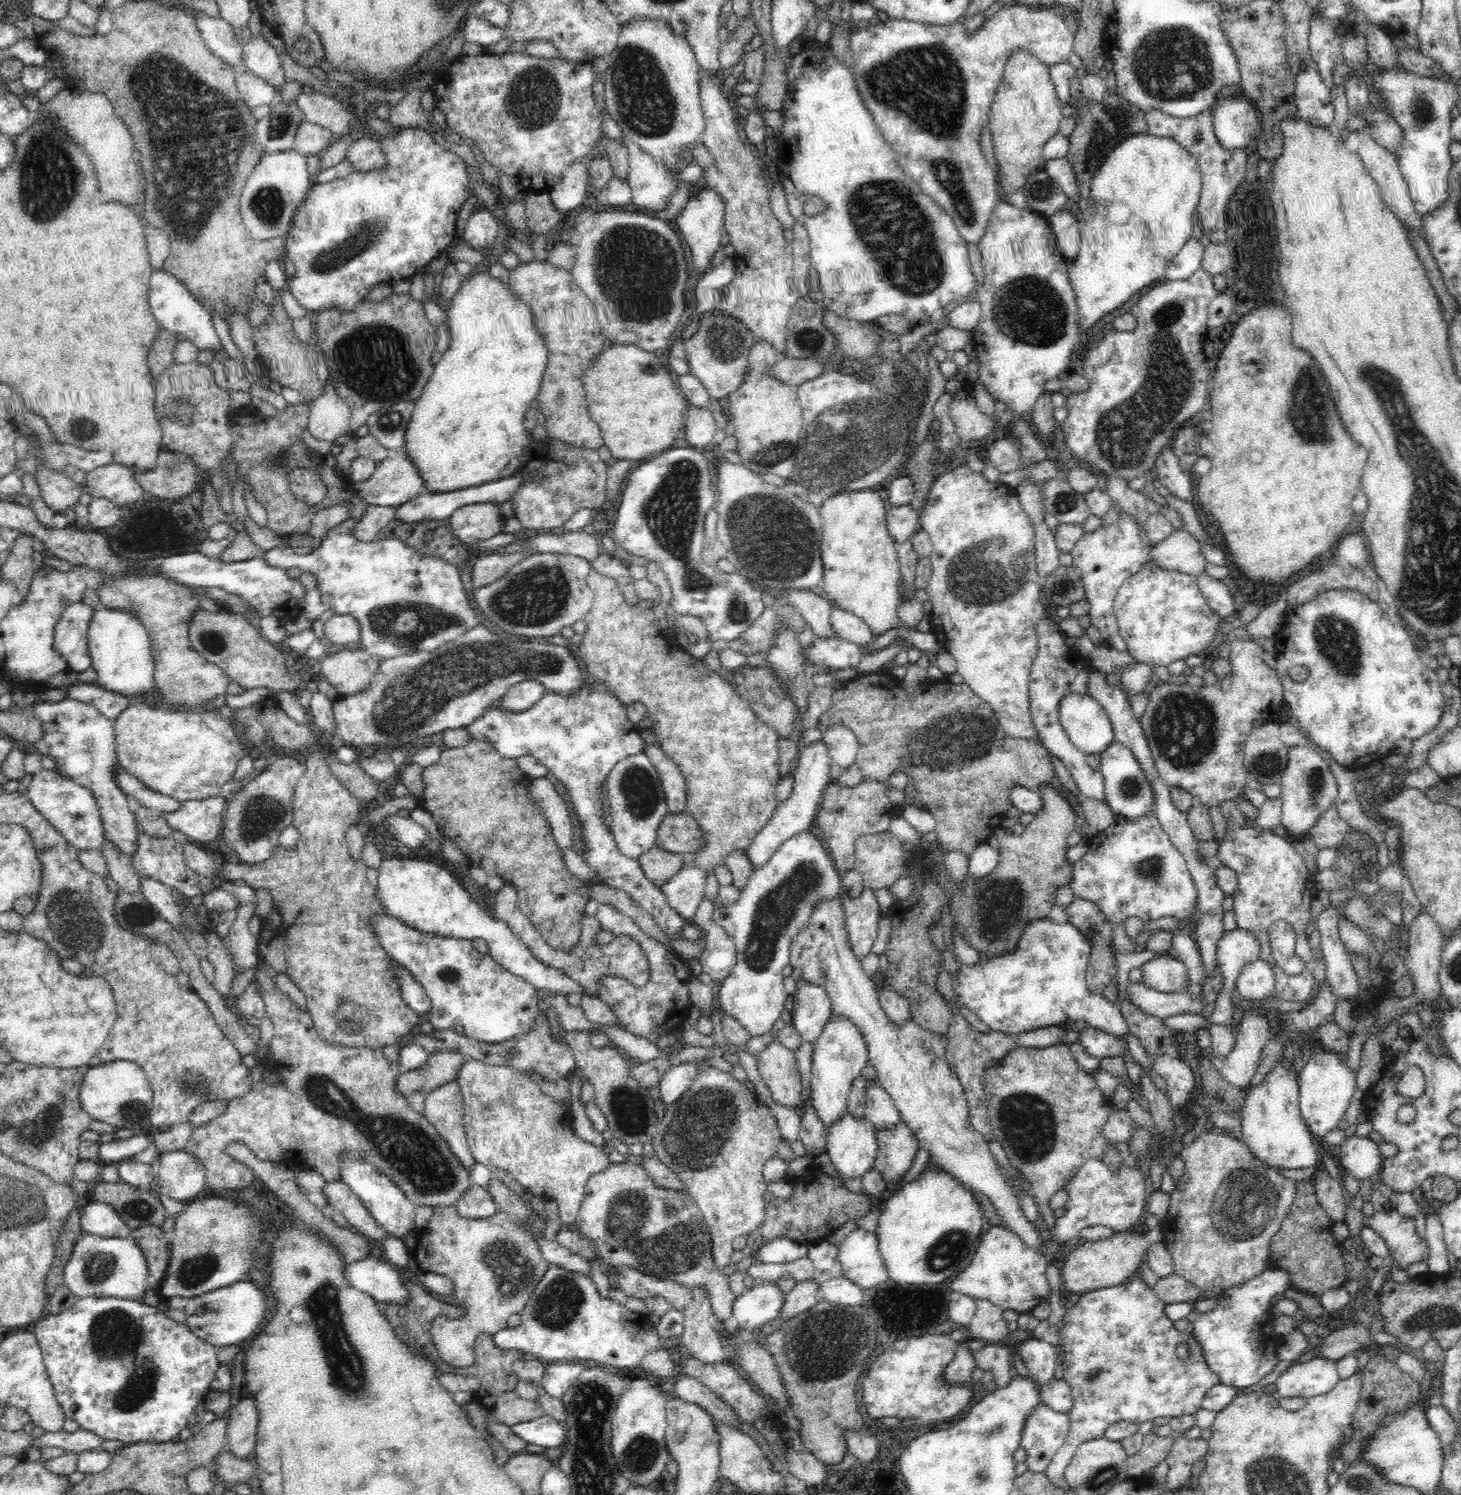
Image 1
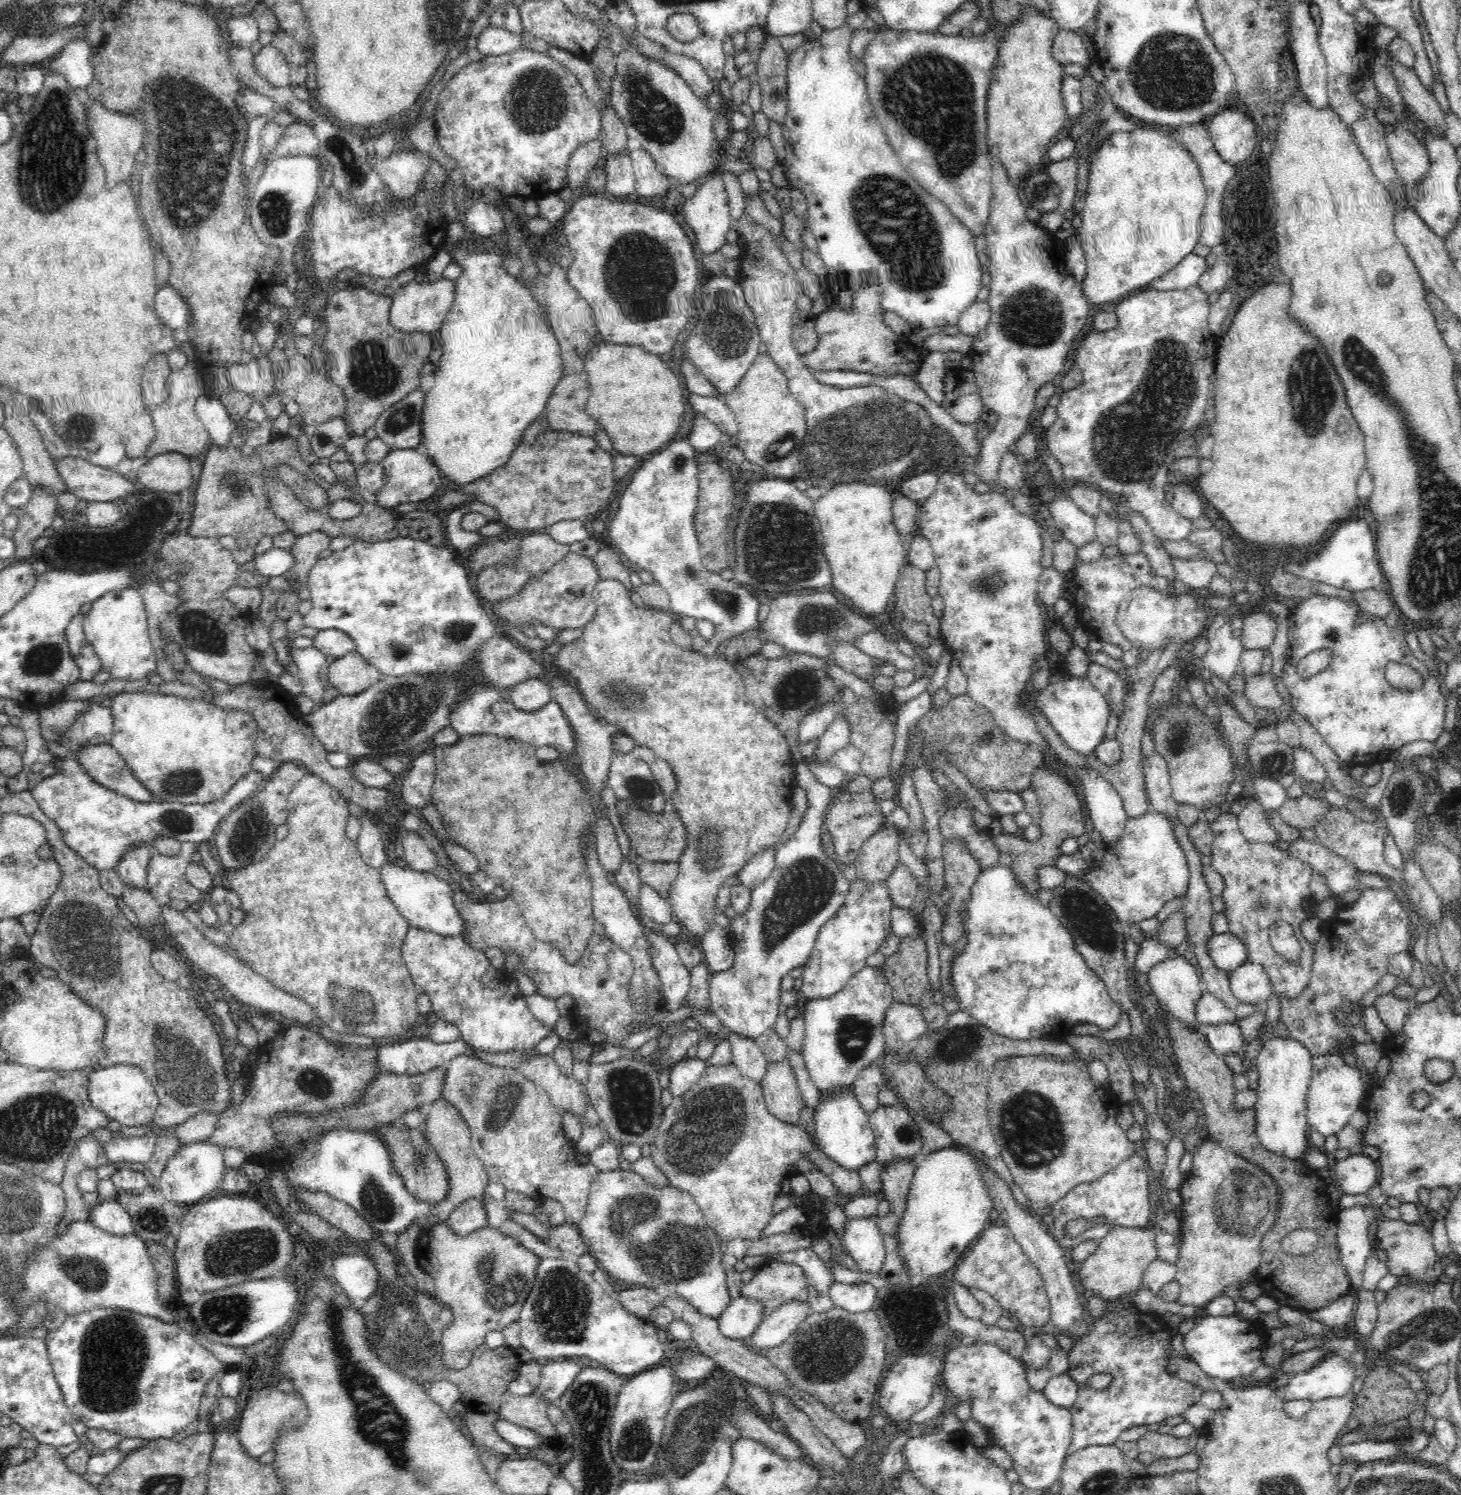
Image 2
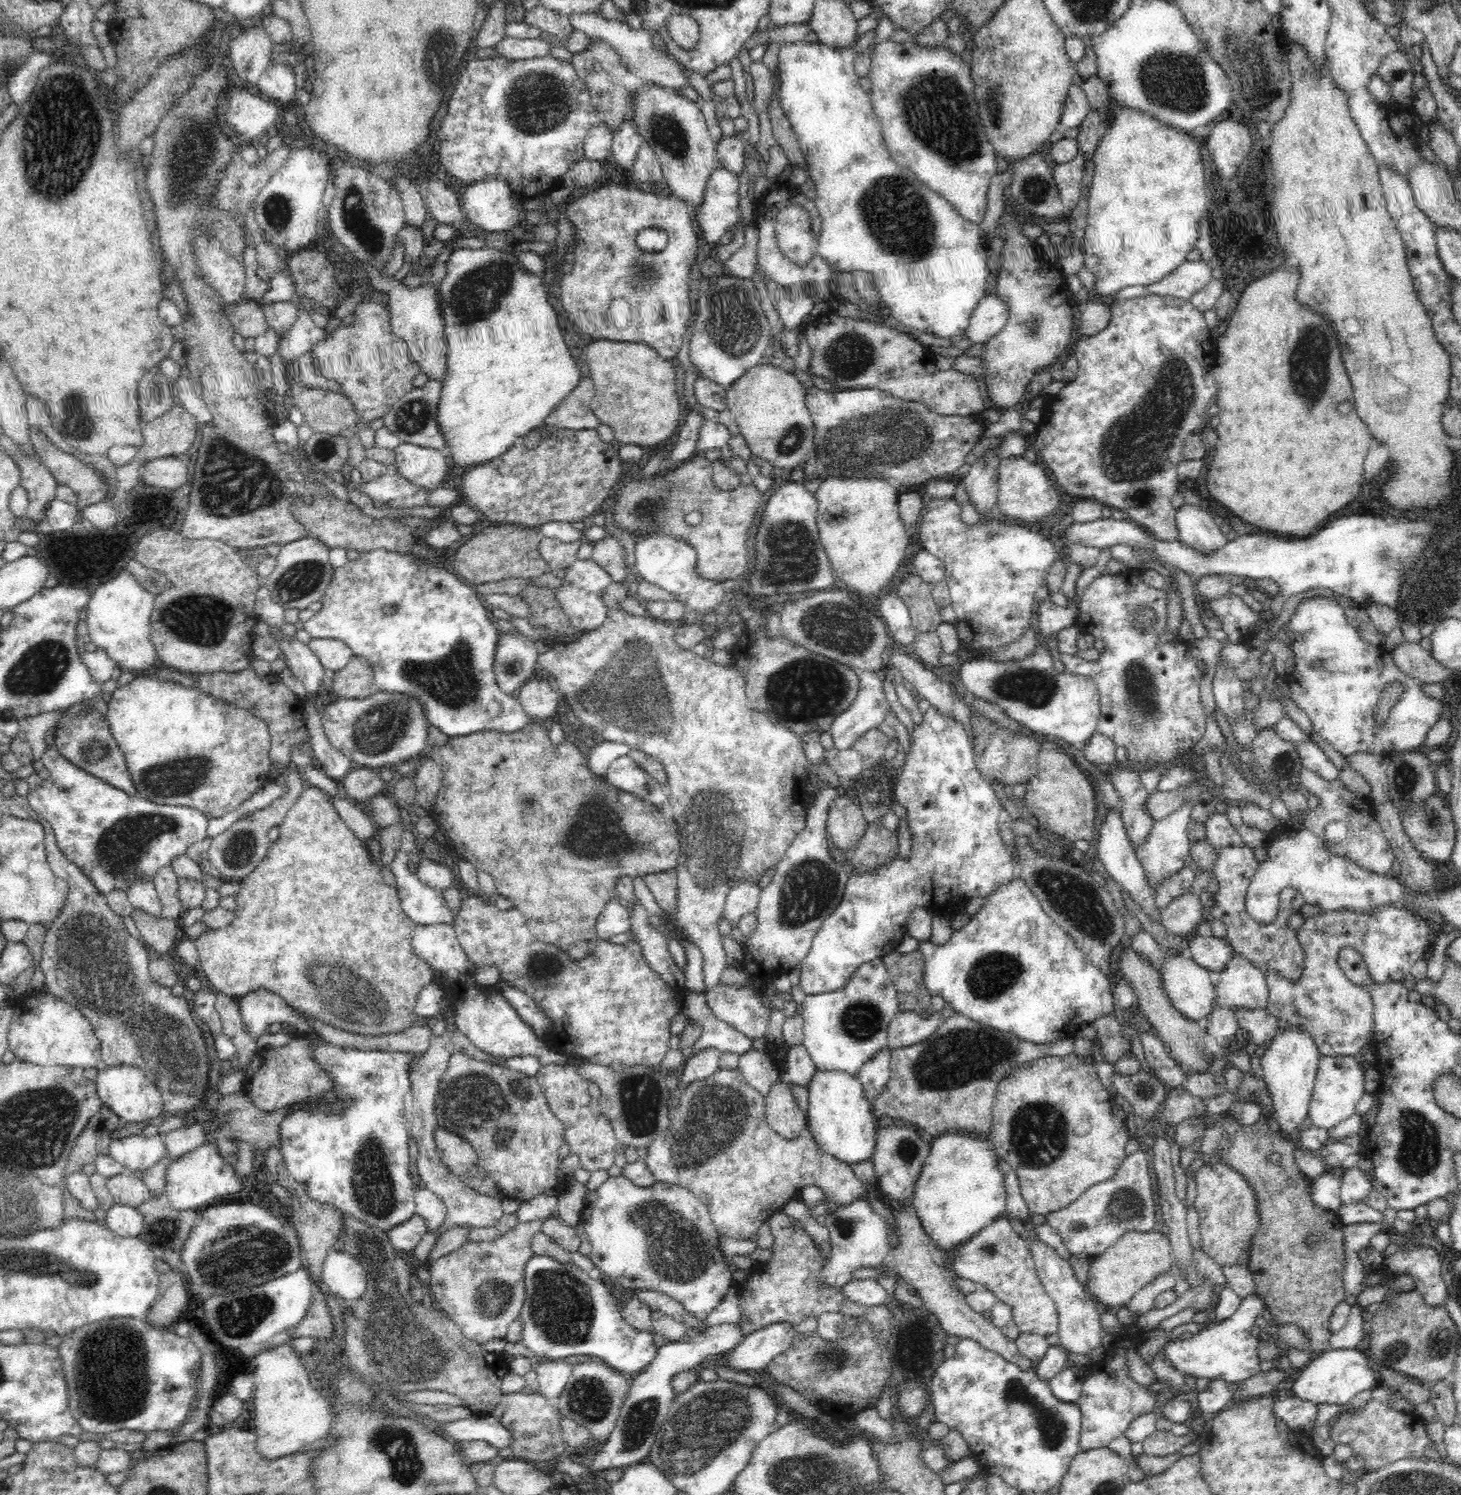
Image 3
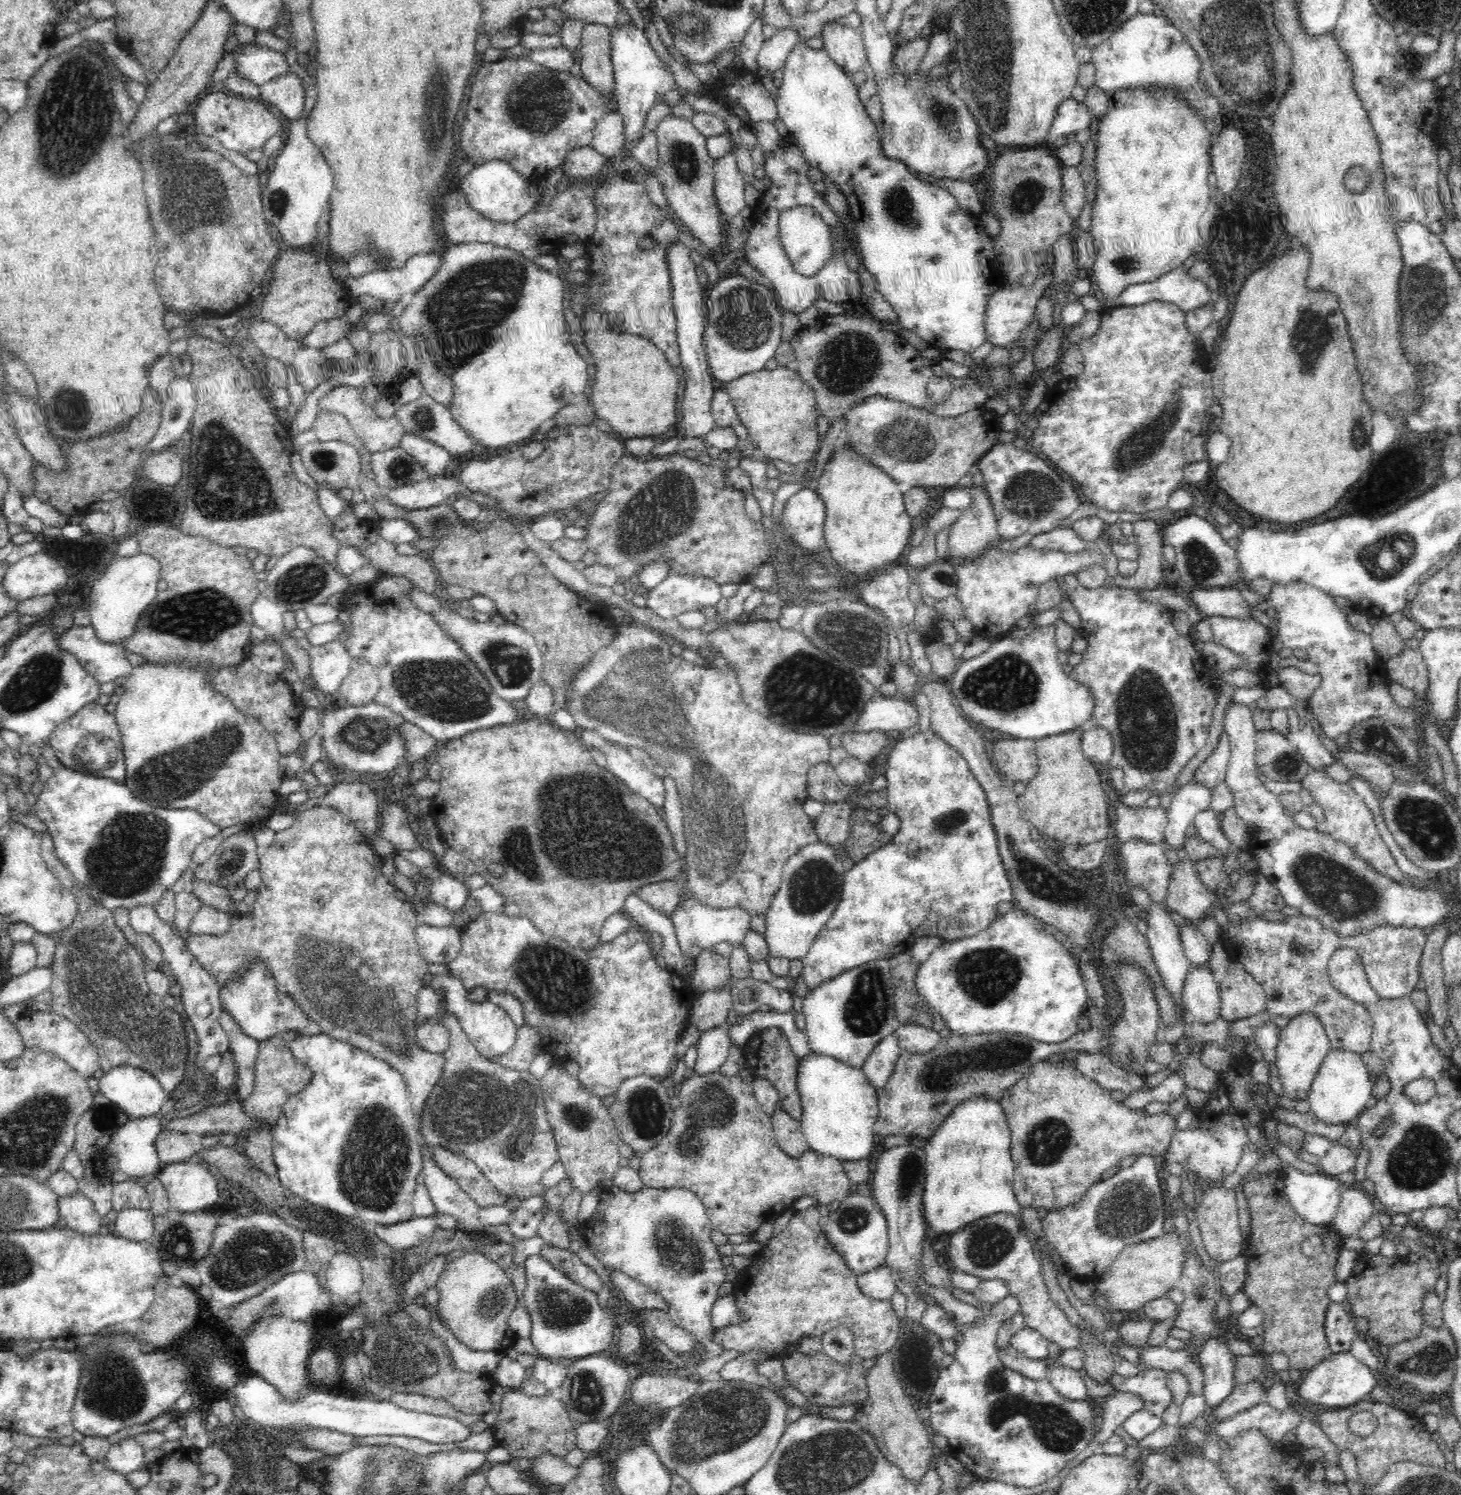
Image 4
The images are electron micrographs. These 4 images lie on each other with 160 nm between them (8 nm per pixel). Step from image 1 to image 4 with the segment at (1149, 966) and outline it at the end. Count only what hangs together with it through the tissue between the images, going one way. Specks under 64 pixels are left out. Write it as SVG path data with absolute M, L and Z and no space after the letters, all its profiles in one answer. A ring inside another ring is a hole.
M1193 966L1186 974L1184 988L1182 988L1183 1008L1187 1014L1188 1022L1210 1024L1218 1018L1220 1014L1221 998L1220 983L1214 980L1211 970L1207 966Z

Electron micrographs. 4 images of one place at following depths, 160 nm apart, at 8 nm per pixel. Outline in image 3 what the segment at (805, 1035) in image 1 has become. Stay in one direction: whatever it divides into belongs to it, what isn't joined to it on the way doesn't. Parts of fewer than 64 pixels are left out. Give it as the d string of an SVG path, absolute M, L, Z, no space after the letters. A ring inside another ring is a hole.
M930 706L923 716L924 721L915 726L910 734L910 752L906 754L902 772L894 780L896 803L906 808L907 812L912 854L908 858L899 854L890 864L880 865L872 872L860 874L855 870L849 875L842 902L822 922L811 949L799 964L799 986L806 995L841 989L859 966L896 950L908 935L908 916L914 906L932 913L943 912L950 917L956 906L961 903L966 906L971 898L984 897L994 887L1014 878L1013 856L1008 854L1008 848L998 832L998 822L1005 817L1005 809L991 782L977 771L973 746L963 723L950 714L943 714L935 706Z

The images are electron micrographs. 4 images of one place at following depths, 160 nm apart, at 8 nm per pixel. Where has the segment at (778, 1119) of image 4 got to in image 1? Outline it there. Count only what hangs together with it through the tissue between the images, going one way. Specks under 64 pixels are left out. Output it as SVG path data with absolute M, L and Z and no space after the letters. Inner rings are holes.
M777 1041L767 1044L757 1059L758 1072L776 1104L798 1107L802 1084L795 1051Z

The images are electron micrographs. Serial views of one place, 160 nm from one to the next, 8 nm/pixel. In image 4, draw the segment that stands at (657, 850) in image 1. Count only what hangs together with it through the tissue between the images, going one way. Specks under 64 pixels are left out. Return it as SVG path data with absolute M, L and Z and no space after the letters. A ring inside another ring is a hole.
M676 878L648 883L646 886L640 886L636 893L654 910L662 912L666 916L669 916L680 902L679 883Z

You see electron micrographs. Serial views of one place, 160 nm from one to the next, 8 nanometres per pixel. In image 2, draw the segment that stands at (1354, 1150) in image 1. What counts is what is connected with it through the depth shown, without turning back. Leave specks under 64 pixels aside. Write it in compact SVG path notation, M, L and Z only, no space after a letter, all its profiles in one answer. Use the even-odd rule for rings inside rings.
M1359 1153L1346 1159L1332 1160L1330 1164L1333 1184L1342 1194L1366 1194L1372 1186L1378 1184L1380 1167L1378 1161Z

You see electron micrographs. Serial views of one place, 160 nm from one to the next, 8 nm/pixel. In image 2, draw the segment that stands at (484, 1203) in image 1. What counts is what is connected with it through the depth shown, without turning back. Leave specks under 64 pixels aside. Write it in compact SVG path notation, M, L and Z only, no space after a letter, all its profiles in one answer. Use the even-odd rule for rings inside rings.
M479 1197L463 1201L445 1222L448 1227L452 1228L452 1231L460 1236L471 1234L473 1231L486 1227L488 1215L484 1211L484 1200Z

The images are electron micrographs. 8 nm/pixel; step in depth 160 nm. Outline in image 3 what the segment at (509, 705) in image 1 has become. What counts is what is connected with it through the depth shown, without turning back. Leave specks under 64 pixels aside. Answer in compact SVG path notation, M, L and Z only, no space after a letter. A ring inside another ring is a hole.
M539 675L528 678L516 692L525 713L532 720L546 720L552 717L558 708L560 694L554 692L550 684Z

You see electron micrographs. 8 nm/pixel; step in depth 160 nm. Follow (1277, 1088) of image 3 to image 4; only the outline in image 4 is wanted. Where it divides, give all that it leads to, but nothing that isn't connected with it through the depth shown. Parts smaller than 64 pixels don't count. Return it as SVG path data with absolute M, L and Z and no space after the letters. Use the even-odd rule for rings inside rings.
M1314 1013L1299 1014L1280 1029L1279 1042L1276 1046L1276 1068L1282 1074L1280 1082L1292 1100L1306 1099L1314 1077L1318 1074L1328 1052L1330 1052L1328 1035L1324 1032L1324 1025L1320 1024Z

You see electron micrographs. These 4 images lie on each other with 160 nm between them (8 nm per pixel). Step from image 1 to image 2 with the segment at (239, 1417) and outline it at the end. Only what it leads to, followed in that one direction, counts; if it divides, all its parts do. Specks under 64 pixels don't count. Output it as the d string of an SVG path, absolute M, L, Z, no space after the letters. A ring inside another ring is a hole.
M272 1383L269 1385L256 1384L256 1392L247 1401L241 1413L240 1426L237 1430L244 1452L254 1458L264 1456L266 1452L270 1452L273 1439L277 1436L276 1430L280 1430L282 1426L289 1426L290 1424L300 1426L305 1420L305 1410L304 1401L300 1400L298 1393L282 1391L276 1385L272 1385Z

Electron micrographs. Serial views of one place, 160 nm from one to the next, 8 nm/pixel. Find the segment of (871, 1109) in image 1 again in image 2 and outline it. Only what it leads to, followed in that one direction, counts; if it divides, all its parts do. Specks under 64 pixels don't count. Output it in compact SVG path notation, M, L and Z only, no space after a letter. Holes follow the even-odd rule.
M902 1104L878 1106L870 1115L875 1138L875 1161L882 1167L900 1158L917 1159L922 1152L920 1127Z

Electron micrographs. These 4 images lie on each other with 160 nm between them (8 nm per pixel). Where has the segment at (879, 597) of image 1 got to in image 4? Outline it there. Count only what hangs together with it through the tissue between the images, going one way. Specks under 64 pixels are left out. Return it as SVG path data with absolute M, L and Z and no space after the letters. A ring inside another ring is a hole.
M848 445L833 450L827 464L819 470L813 487L824 501L824 542L833 560L844 570L856 574L872 572L872 570L880 572L878 568L882 566L888 568L886 564L890 562L894 564L894 560L900 558L902 550L911 540L912 528L916 528L916 523L920 520L918 514L925 512L924 508L928 506L930 500L930 494L924 487L912 487L905 493L901 491L898 483L884 470L864 460L860 453L852 452Z

